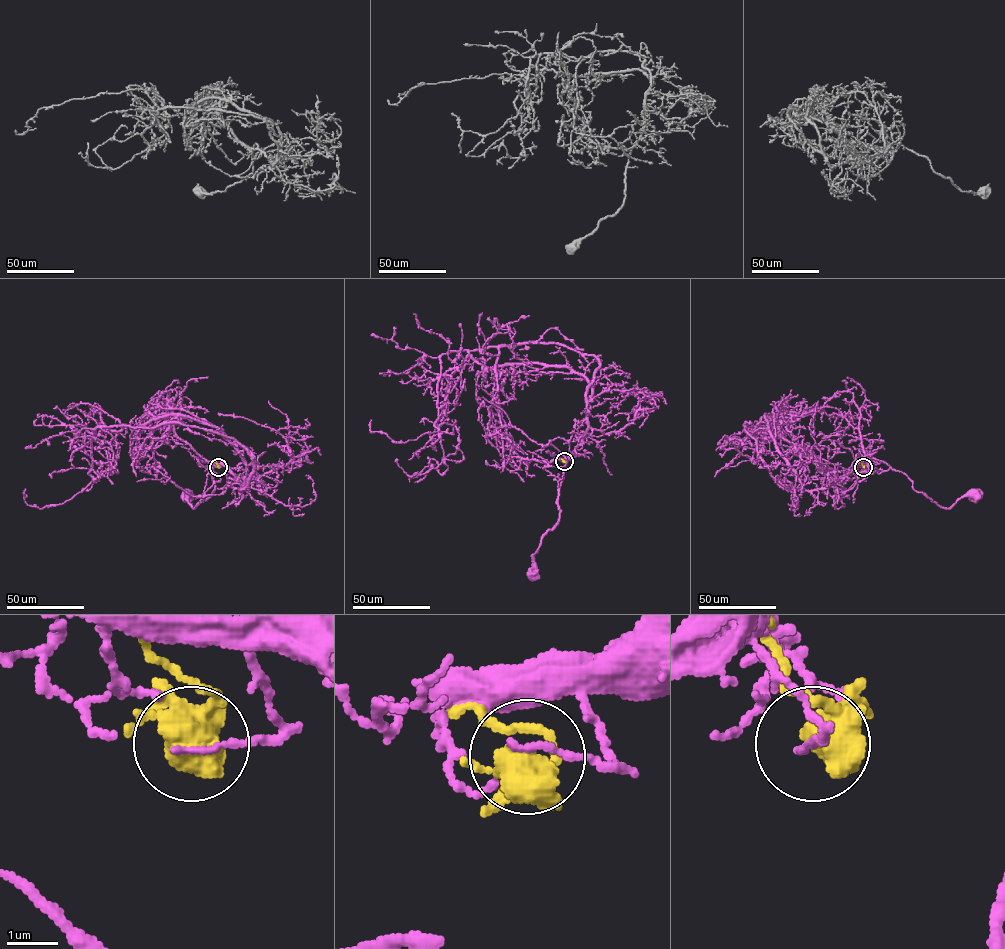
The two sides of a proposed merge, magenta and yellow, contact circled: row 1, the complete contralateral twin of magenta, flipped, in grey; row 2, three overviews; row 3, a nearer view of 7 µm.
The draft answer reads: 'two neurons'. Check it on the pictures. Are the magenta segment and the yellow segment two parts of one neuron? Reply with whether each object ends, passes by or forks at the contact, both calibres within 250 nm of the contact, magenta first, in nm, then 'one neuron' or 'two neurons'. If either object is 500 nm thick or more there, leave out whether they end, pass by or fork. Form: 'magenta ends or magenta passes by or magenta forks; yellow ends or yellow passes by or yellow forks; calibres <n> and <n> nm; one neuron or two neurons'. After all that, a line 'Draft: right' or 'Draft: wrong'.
magenta ends; yellow forks; calibres 130 and 440 nm; two neurons
Draft: right

